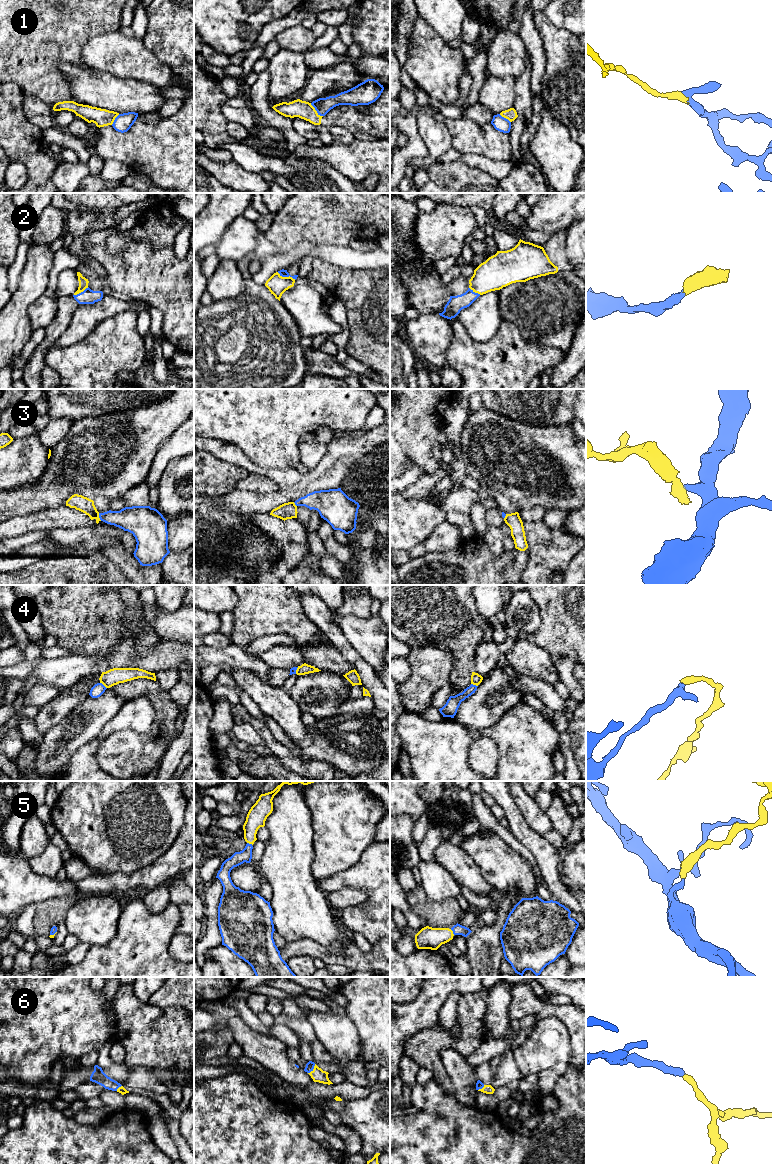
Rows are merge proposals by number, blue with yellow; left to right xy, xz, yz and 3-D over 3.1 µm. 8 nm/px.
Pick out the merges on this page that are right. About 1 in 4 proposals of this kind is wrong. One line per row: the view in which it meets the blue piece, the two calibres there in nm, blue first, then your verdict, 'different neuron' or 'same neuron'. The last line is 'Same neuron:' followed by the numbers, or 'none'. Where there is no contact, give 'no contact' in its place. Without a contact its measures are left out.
1: meets blue in xz; 130 nm thick on the blue side, 140 nm on the other; different neuron
2: meets blue in xz; 60 nm thick on the blue side, 160 nm on the other; same neuron
3: meets blue in xy; 200 nm thick on the blue side, 120 nm on the other; different neuron
4: meets blue in xy; 100 nm thick on the blue side, 130 nm on the other; different neuron
5: meets blue in yz; 90 nm thick on the blue side, 180 nm on the other; same neuron
6: meets blue in xz; 70 nm thick on the blue side, 110 nm on the other; same neuron
Same neuron: 2, 5, 6

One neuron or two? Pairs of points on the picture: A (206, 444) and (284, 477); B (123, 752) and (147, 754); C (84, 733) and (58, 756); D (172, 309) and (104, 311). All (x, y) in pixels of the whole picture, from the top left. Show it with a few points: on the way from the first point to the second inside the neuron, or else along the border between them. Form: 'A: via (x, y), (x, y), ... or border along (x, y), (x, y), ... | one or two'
A: via (225, 451), (233, 454), (252, 468), (265, 472) | one
B: via (129, 754), (141, 754) | one
C: via (78, 736), (64, 750) | one
D: border along (114, 294), (117, 297), (132, 301) | two

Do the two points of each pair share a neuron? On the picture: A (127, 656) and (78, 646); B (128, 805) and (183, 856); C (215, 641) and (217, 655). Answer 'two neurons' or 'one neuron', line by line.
A: two neurons
B: two neurons
C: two neurons

